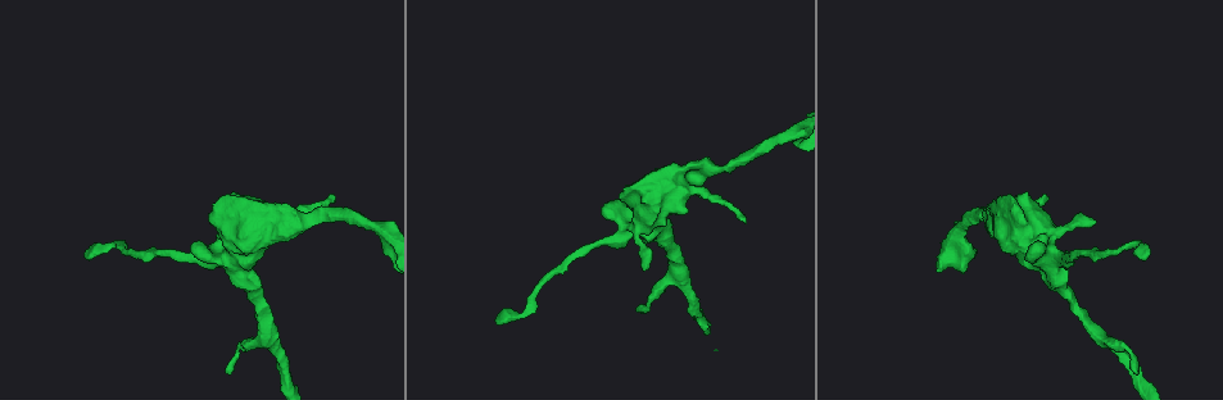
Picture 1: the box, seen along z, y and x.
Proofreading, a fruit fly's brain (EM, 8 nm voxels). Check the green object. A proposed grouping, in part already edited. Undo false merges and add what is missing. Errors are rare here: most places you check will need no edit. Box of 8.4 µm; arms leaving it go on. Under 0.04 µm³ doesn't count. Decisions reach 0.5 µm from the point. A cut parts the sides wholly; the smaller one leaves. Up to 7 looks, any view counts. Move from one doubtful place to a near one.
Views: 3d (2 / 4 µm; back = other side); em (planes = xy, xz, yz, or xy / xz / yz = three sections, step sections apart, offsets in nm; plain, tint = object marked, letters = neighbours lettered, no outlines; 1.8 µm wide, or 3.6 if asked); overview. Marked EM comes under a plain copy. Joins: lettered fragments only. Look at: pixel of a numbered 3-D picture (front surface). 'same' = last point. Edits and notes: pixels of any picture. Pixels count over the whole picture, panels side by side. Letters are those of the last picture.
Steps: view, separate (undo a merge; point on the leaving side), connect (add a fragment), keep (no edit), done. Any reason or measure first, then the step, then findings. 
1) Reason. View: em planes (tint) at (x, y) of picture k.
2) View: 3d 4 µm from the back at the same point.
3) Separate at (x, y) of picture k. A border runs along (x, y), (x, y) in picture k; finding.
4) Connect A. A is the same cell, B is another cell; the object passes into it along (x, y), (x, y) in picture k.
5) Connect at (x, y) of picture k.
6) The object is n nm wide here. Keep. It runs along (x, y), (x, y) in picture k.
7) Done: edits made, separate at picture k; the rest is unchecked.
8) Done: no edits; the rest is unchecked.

Branch stops here. View: em planes (letters) at (85, 257) of picture 1.

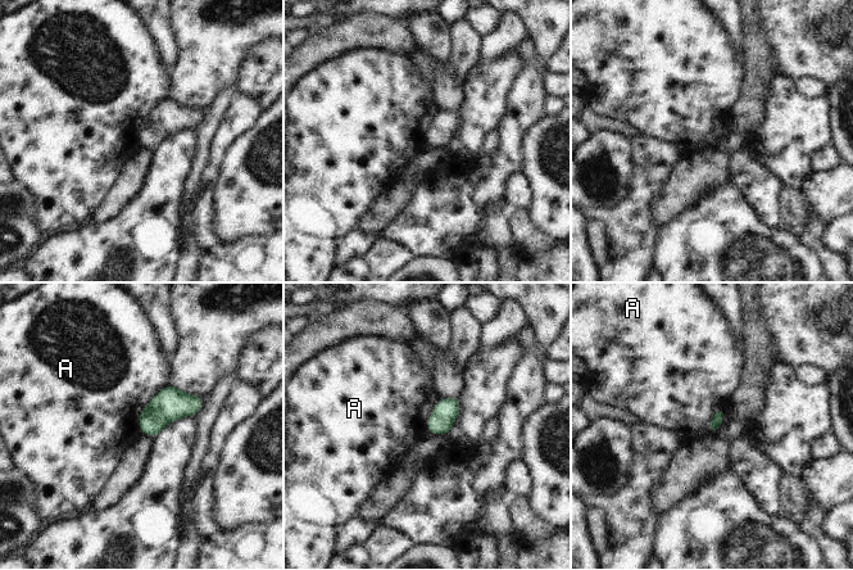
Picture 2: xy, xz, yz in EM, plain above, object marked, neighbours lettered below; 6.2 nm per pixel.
The longest contact is with A, 380 nm. Keep. A is another cell; none of them fits.

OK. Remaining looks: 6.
Free end. View: 3d 2 µm at (1094, 221) of picture 1.

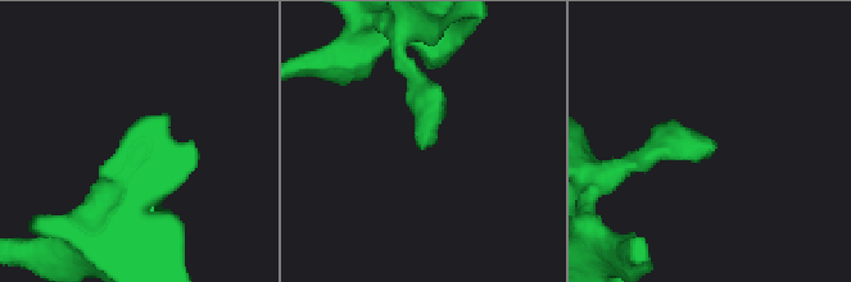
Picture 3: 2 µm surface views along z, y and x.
View: em yz step 4 (tint) at (421, 146) of picture 3.

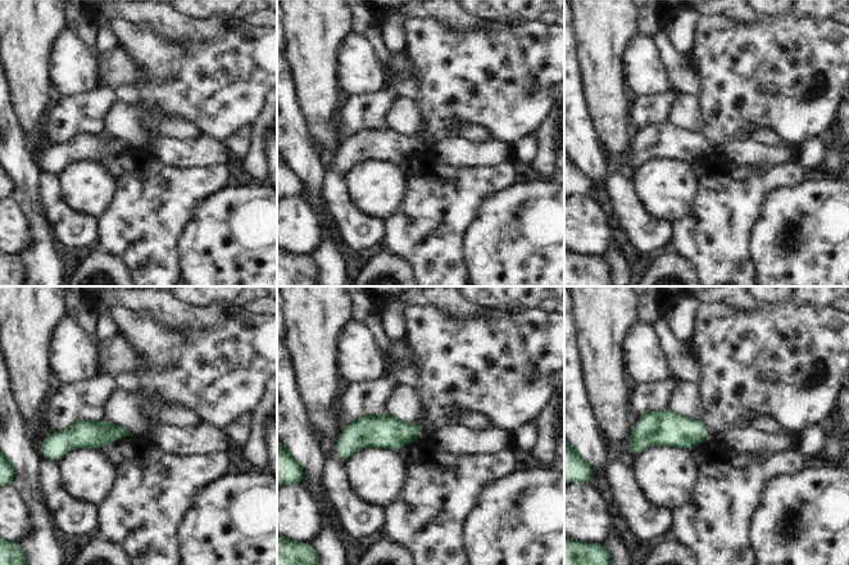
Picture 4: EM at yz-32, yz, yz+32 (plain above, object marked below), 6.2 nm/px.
Another direction. View: em planes (letters) at the same point.

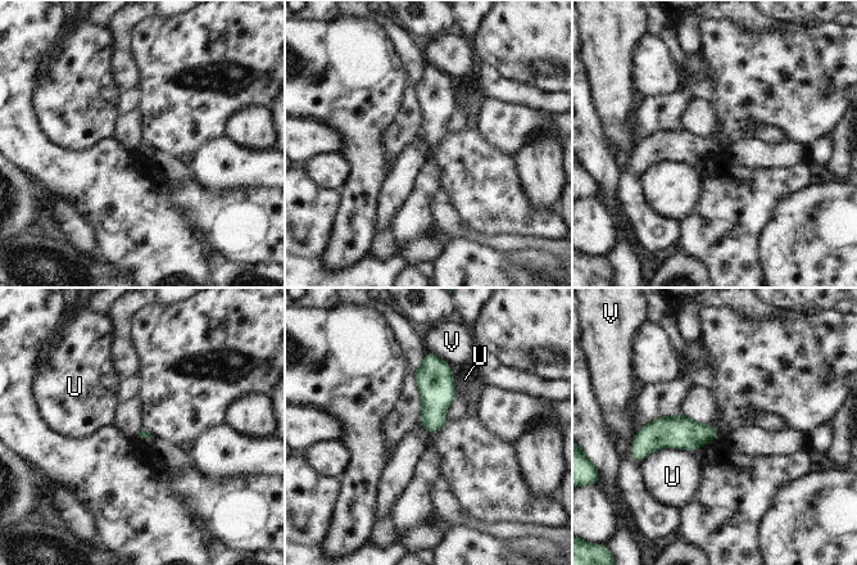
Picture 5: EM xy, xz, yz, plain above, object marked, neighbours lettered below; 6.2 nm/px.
Keep. U and V are other cells; none of them fits.

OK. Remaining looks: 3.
Thin end. View: em planes (letters) at (745, 223) of picture 1.

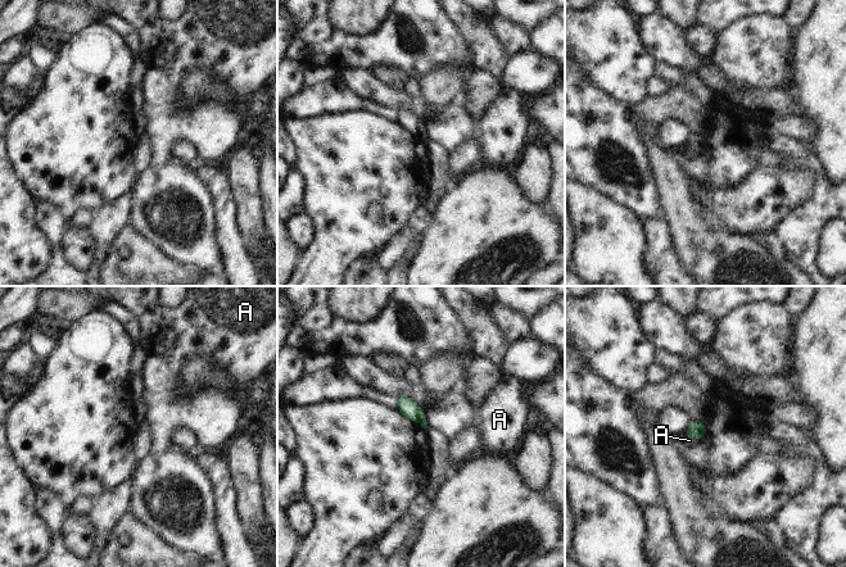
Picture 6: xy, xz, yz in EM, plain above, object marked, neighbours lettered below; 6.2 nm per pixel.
The longest contact is with A, 110 nm. Keep. A is another cell; a border runs along (424, 409), (428, 426) in picture 6; no lettered fragment goes on from it.

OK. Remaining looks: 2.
Done: no edits; the rest is unchecked.

